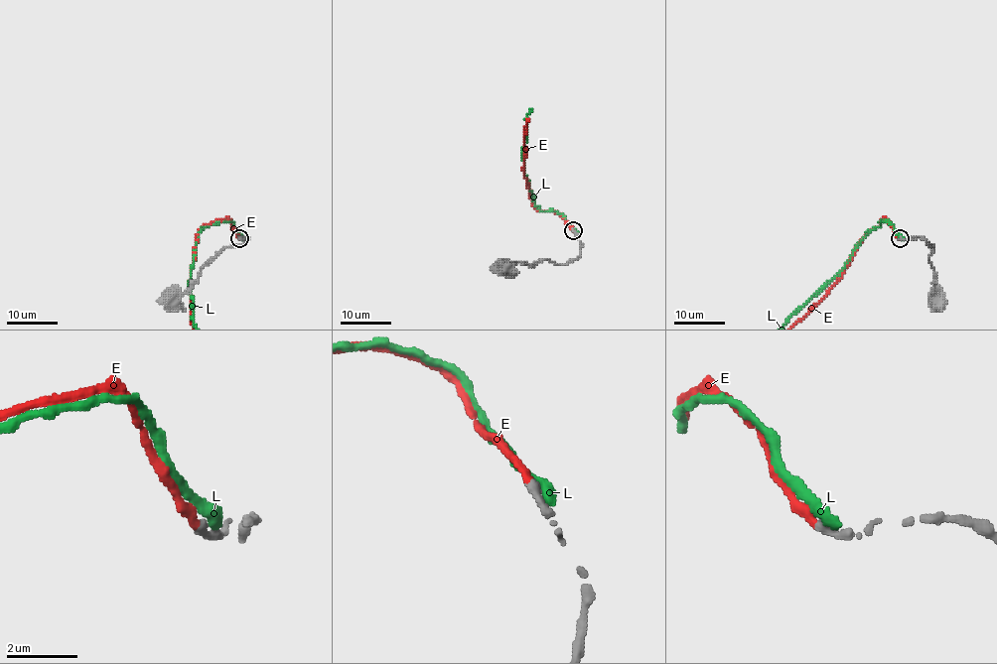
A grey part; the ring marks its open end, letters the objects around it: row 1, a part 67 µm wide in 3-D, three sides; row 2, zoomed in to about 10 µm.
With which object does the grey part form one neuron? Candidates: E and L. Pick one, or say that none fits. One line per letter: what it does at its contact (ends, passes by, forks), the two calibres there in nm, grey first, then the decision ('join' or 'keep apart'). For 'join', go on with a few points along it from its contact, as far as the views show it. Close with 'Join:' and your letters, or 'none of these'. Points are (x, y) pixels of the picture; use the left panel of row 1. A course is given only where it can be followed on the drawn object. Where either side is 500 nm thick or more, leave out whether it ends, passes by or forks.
E: it ends there; 260 nm thick on the grey side, 240 nm on the other; join
L: it ends there; 280 nm thick on the grey side, 360 nm on the other; keep apart
Join: E

